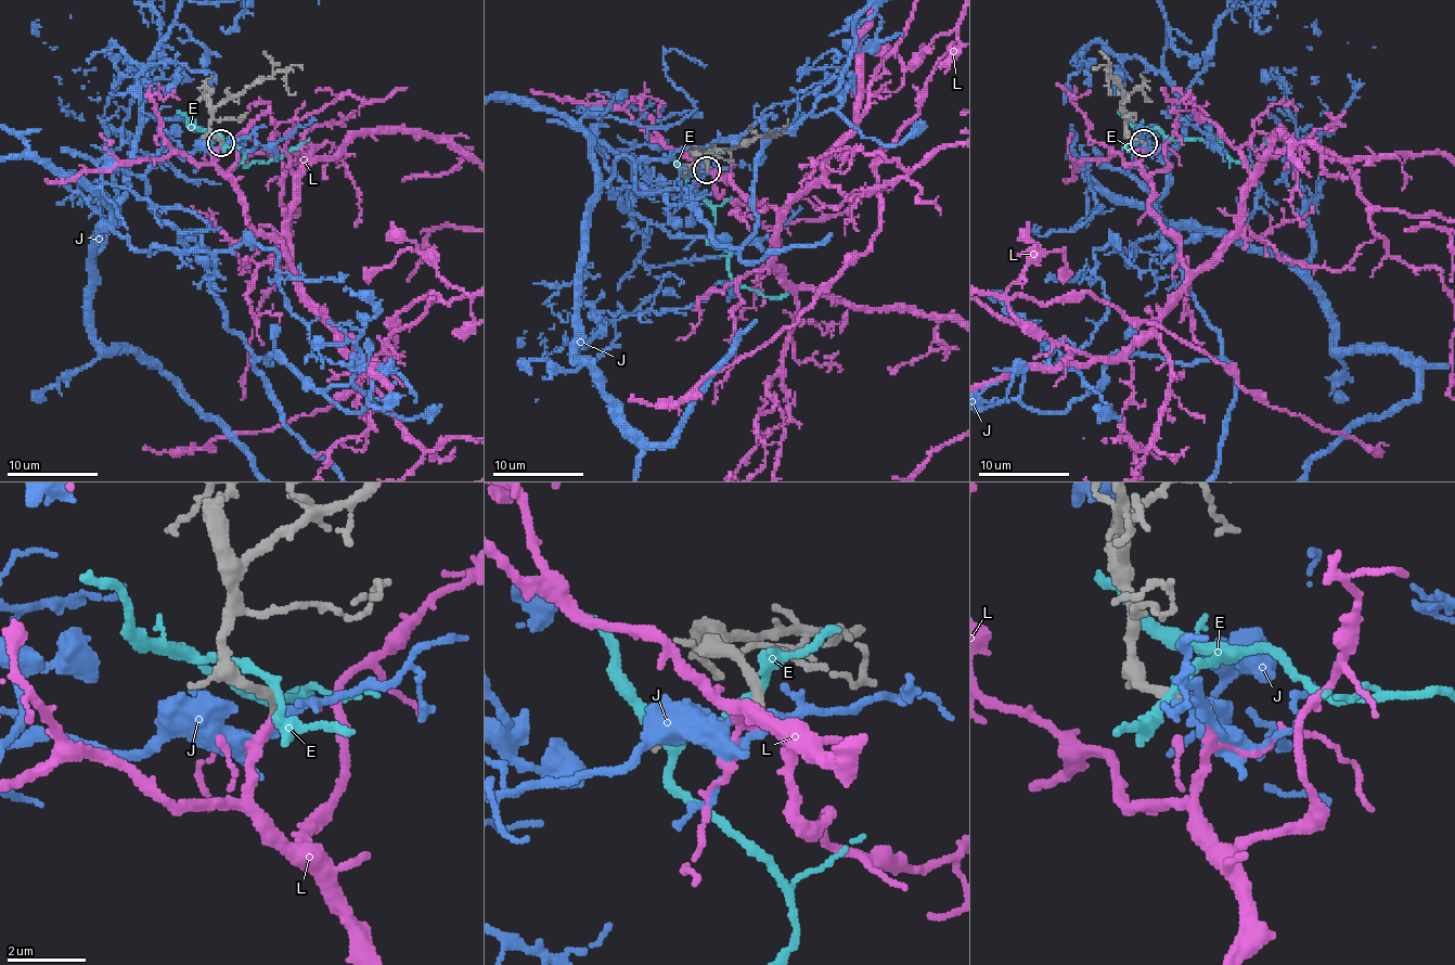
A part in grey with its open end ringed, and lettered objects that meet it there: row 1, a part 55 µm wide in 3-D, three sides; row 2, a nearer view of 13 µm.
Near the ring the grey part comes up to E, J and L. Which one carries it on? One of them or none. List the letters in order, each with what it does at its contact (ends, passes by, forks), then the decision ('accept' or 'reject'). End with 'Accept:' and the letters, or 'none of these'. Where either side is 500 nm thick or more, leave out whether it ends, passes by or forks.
E: it passes by; reject
J: it forks; reject
L: it passes by; accept
Accept: L

